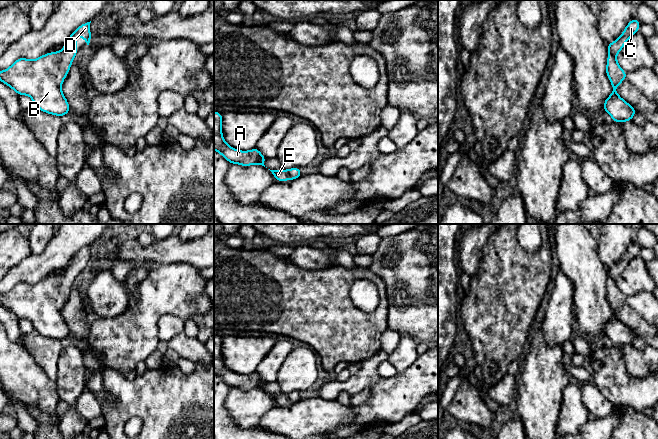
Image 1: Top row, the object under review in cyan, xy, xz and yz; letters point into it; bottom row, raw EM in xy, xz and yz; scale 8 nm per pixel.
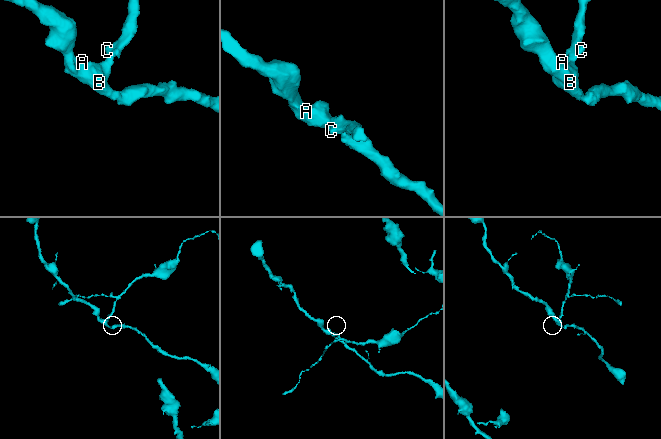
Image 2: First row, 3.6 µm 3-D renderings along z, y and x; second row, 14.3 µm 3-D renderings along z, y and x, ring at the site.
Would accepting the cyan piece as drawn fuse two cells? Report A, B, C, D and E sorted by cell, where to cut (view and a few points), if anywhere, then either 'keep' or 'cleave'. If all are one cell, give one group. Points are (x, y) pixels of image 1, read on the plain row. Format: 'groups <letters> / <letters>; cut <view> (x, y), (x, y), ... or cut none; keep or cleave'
groups A B C D E; cut none; keep

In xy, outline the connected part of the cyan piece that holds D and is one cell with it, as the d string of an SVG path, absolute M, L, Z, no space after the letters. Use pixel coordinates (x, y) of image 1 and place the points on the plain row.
M90 246L79 250L64 267L63 274L47 277L37 283L17 283L9 292L0 295L0 306L11 311L18 319L29 319L34 329L43 336L62 341L70 336L69 328L61 315L61 309L67 300L74 281L77 278L77 260L82 260L87 269L91 264Z

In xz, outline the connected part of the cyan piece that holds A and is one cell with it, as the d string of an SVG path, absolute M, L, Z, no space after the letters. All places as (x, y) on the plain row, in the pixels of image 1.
M214 336L214 374L219 376L231 388L239 388L242 390L250 390L258 388L266 391L264 385L267 382L263 381L257 372L250 375L239 375L230 371L224 364L222 359L222 338Z

